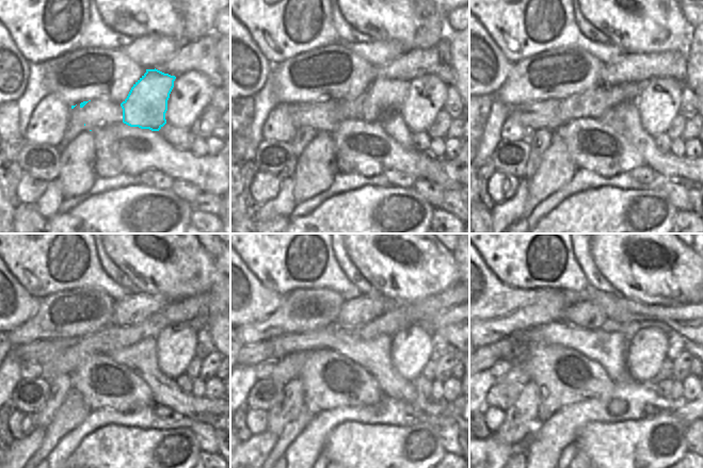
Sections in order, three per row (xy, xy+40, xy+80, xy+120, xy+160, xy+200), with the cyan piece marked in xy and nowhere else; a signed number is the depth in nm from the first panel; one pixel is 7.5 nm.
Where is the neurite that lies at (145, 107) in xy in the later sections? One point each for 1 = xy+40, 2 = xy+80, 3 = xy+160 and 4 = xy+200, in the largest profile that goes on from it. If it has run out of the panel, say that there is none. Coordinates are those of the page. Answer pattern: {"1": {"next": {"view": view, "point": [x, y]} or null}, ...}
{"1": {"next": {"view": "xy+40", "point": [384, 97]}}, "2": {"next": {"view": "xy+80", "point": [550, 114]}}, "3": {"next": {"view": "xy+160", "point": [398, 317]}}, "4": {"next": {"view": "xy+200", "point": [516, 375]}}}

